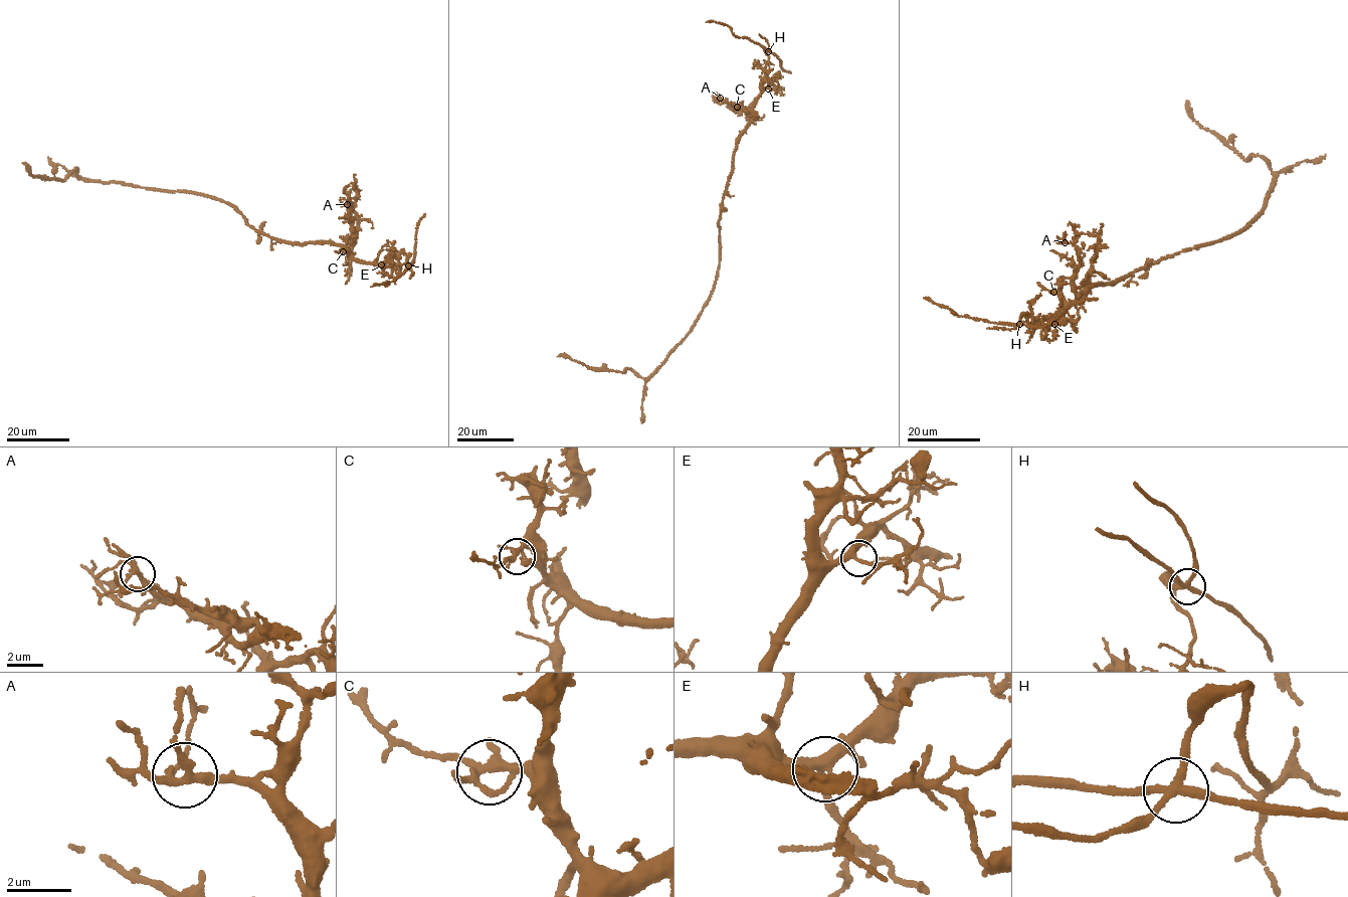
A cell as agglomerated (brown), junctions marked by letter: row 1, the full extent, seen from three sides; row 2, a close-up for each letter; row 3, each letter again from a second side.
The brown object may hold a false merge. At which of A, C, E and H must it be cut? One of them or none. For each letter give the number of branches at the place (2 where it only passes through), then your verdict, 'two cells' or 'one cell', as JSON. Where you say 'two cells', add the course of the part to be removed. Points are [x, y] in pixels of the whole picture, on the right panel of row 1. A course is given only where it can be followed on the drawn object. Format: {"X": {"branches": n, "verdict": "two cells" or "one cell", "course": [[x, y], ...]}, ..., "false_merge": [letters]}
{"A": {"branches": 4, "verdict": "one cell"}, "C": {"branches": 4, "verdict": "one cell"}, "E": {"branches": 4, "verdict": "one cell"}, "H": {"branches": 4, "verdict": "two cells", "course": [[1019, 325], [958, 316], [923, 297]]}, "false_merge": ["H"]}

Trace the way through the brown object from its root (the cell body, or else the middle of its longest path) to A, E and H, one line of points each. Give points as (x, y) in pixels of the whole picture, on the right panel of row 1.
A: (1161, 259), (1113, 283), (1089, 286), (1079, 298), (1074, 282), (1080, 260), (1078, 249), (1065, 242)
E: (1161, 259), (1113, 283), (1089, 286), (1077, 302), (1060, 310), (1054, 324)
H: (1161, 259), (1113, 283), (1089, 286), (1077, 302), (1039, 323), (1030, 324), (1025, 313), (1019, 325)

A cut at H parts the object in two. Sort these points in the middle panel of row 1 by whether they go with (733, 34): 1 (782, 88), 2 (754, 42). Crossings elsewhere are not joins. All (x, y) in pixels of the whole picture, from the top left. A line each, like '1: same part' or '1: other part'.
1: other part
2: same part

